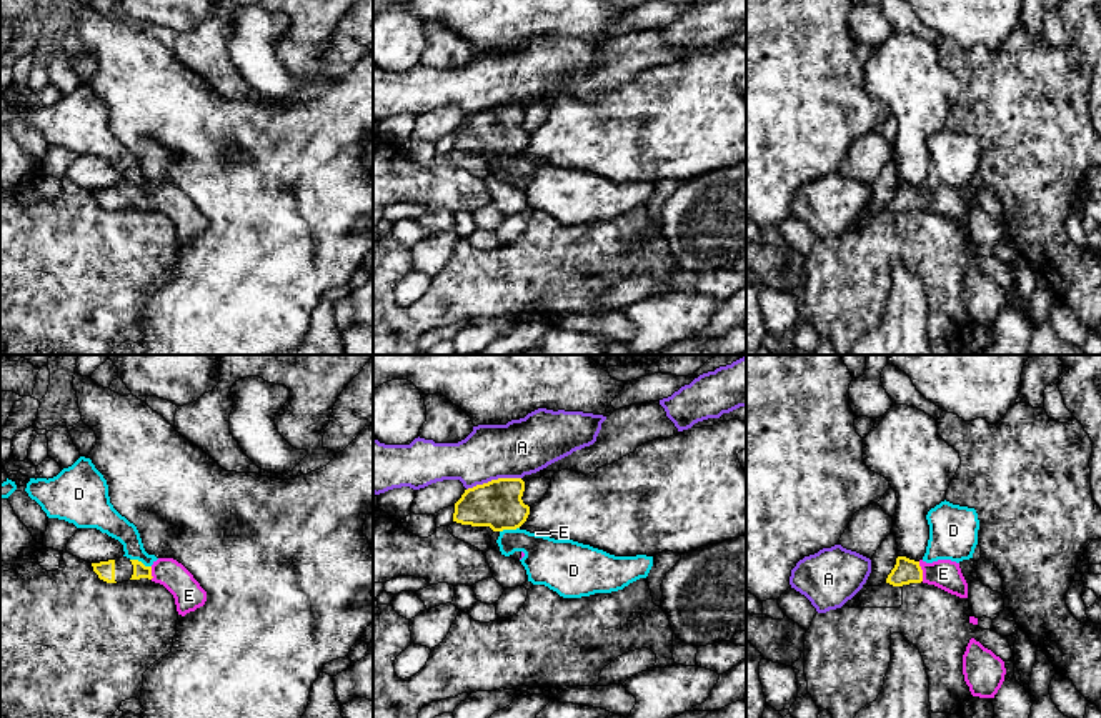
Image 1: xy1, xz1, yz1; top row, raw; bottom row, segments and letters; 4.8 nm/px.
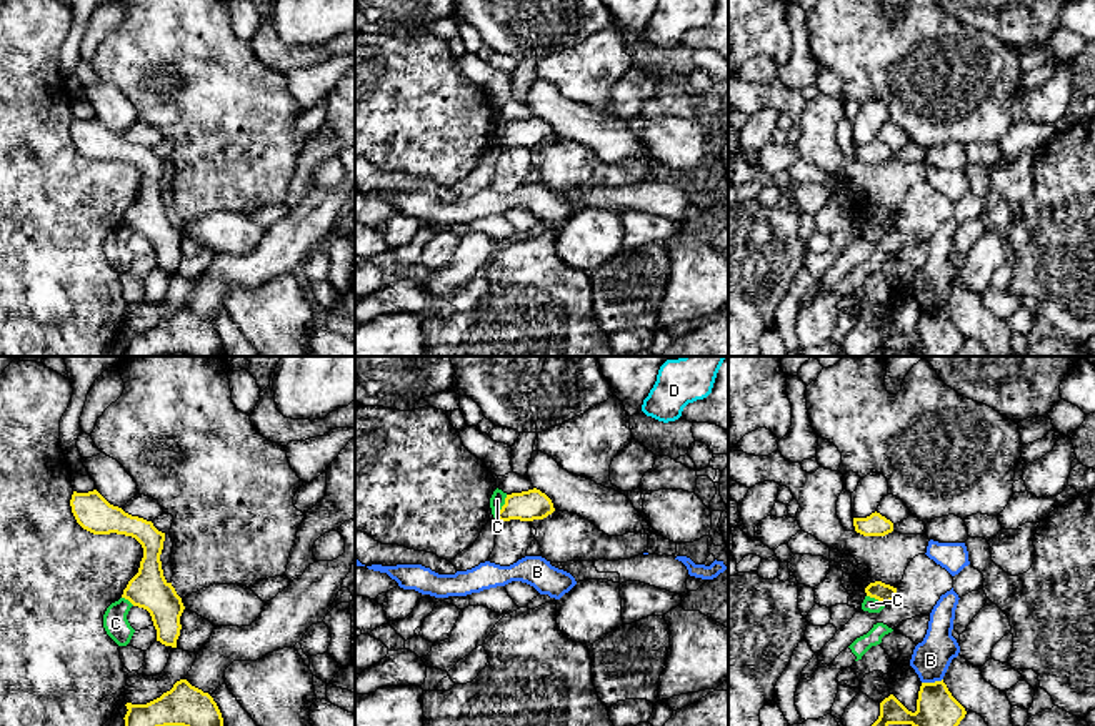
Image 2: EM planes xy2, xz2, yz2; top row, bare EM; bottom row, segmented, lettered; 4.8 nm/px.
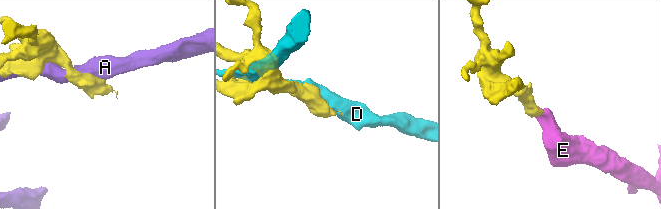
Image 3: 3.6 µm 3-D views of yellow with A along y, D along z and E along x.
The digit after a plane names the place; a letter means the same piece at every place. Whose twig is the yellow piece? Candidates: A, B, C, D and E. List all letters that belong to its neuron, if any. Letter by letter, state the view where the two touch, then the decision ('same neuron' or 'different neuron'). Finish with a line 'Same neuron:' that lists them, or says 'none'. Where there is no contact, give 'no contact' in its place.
A: contact in xz1; different neuron
B: contact in yz2; different neuron
C: contact in xz2; different neuron
D: contact in xy1; different neuron
E: contact in yz1; same neuron
Same neuron: E

